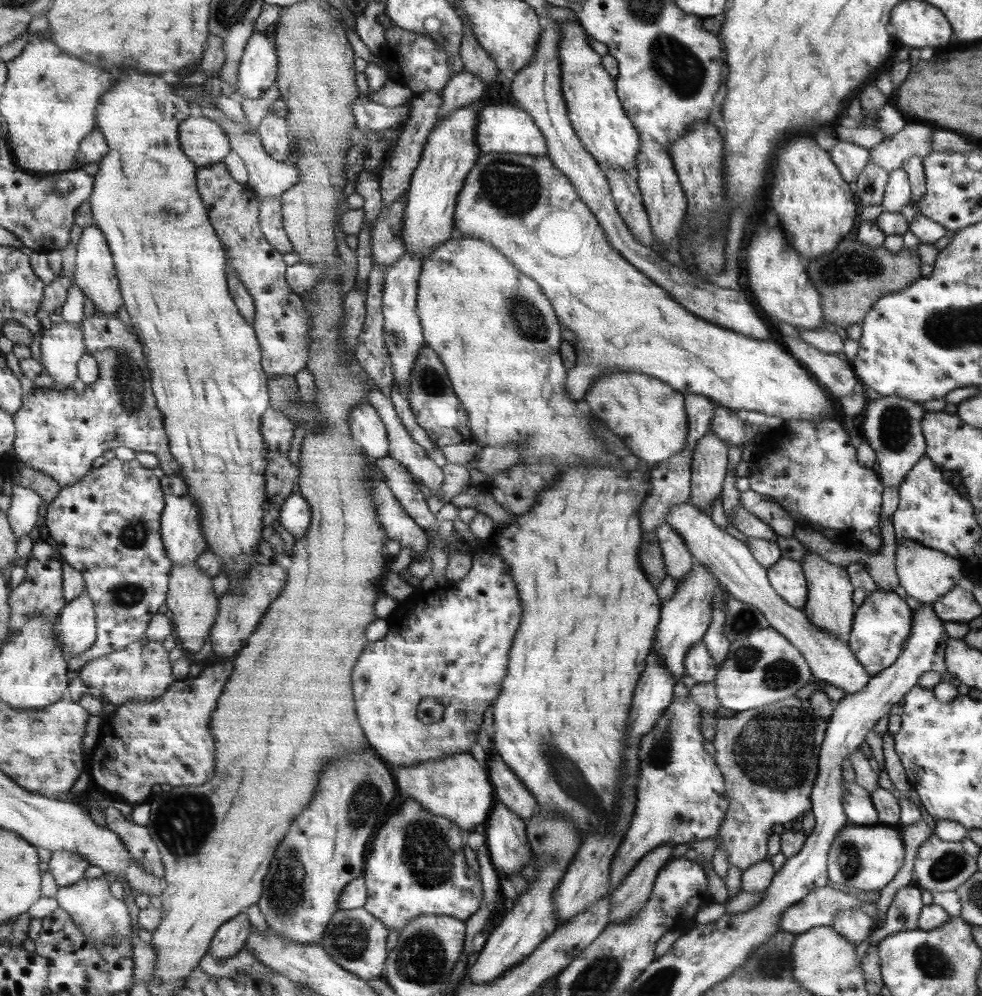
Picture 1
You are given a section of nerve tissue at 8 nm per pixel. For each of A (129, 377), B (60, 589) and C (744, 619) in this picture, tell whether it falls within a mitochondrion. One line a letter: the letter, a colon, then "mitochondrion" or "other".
A: mitochondrion
B: other
C: mitochondrion

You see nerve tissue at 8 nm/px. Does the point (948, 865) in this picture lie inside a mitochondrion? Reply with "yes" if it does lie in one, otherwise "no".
yes

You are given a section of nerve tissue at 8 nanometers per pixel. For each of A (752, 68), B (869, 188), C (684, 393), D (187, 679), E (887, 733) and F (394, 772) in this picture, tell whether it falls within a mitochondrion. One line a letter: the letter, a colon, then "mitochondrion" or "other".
A: other
B: other
C: other
D: other
E: other
F: other

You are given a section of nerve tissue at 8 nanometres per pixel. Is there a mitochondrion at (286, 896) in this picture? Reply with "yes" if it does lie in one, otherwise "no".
yes

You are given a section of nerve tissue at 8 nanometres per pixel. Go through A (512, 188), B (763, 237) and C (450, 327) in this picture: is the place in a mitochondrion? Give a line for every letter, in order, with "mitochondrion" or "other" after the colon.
A: mitochondrion
B: other
C: other

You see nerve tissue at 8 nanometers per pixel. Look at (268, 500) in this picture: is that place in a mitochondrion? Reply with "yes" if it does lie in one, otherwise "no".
no

